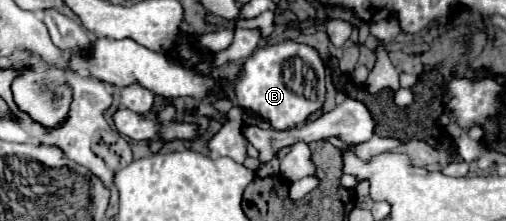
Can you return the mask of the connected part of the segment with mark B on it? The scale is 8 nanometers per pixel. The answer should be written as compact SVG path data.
M287 40L253 52L235 82L235 100L243 110L271 122L275 130L289 130L303 124L323 104L323 86L325 66L319 52L307 44Z

